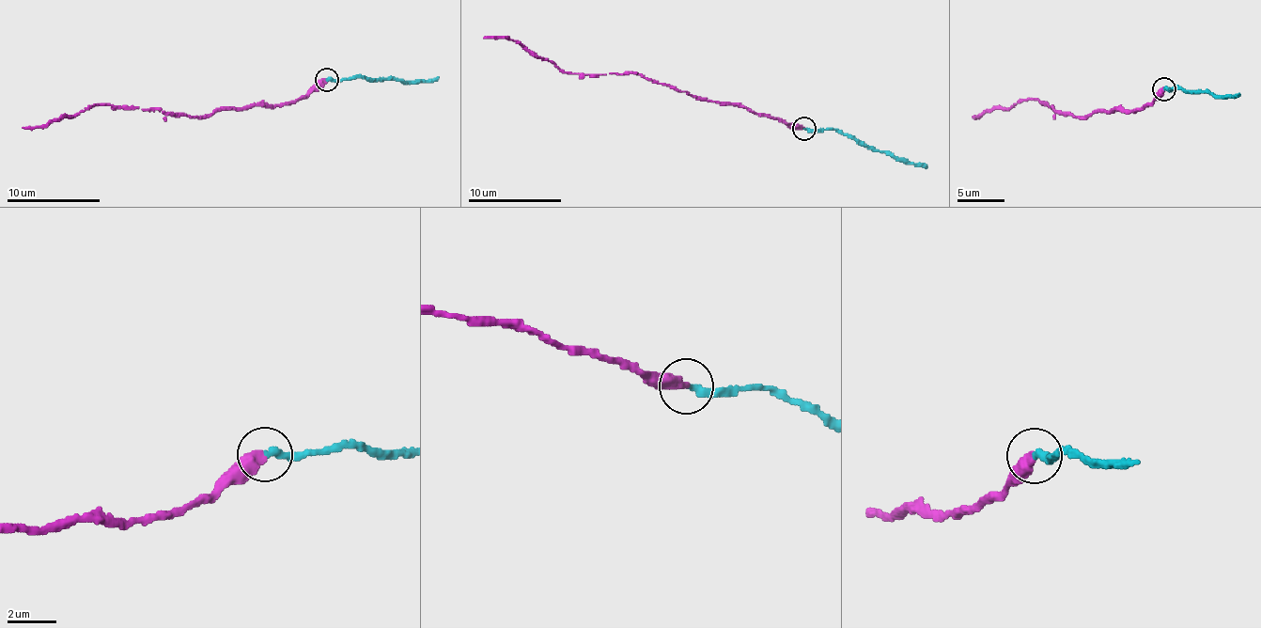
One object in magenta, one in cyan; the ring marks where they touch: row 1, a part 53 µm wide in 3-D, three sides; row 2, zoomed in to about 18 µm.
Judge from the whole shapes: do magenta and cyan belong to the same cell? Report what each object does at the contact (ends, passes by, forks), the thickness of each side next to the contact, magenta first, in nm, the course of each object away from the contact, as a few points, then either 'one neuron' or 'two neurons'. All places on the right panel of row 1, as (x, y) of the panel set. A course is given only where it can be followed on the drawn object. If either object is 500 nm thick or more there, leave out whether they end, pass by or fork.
magenta ends | cyan ends | 480/320 nm | magenta via (1164, 89), (1144, 107), (1133, 111), (1095, 111), (1082, 117), (1056, 111), (1032, 99), (972, 117) | cyan via (1164, 89), (1234, 96), (1239, 94) | one neuron

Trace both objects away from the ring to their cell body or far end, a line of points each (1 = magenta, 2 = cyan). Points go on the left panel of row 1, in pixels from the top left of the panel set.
1: (325, 80), (317, 81), (297, 100), (278, 105), (216, 109), (198, 117), (96, 104), (23, 128)
2: (325, 80), (362, 77), (434, 80), (438, 77)

